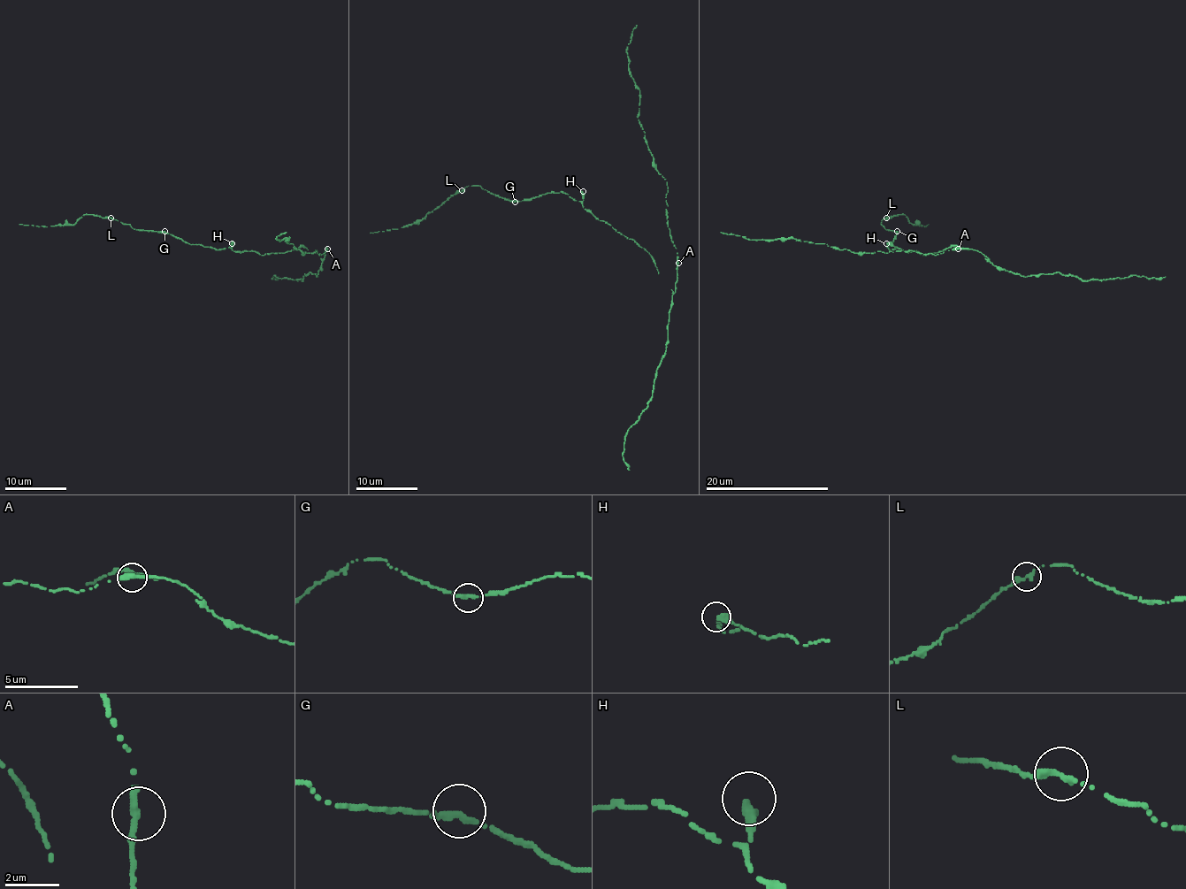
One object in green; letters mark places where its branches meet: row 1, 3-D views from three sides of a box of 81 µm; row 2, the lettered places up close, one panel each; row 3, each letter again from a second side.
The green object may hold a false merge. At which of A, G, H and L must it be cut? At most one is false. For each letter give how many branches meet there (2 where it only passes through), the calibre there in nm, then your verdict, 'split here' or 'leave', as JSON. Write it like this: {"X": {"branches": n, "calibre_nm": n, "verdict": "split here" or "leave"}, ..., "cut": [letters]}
{"A": {"branches": 1, "calibre_nm": 400, "verdict": "leave"}, "G": {"branches": 1, "calibre_nm": 380, "verdict": "leave"}, "H": {"branches": 1, "calibre_nm": 440, "verdict": "leave"}, "L": {"branches": 1, "calibre_nm": 400, "verdict": "leave"}, "cut": []}

